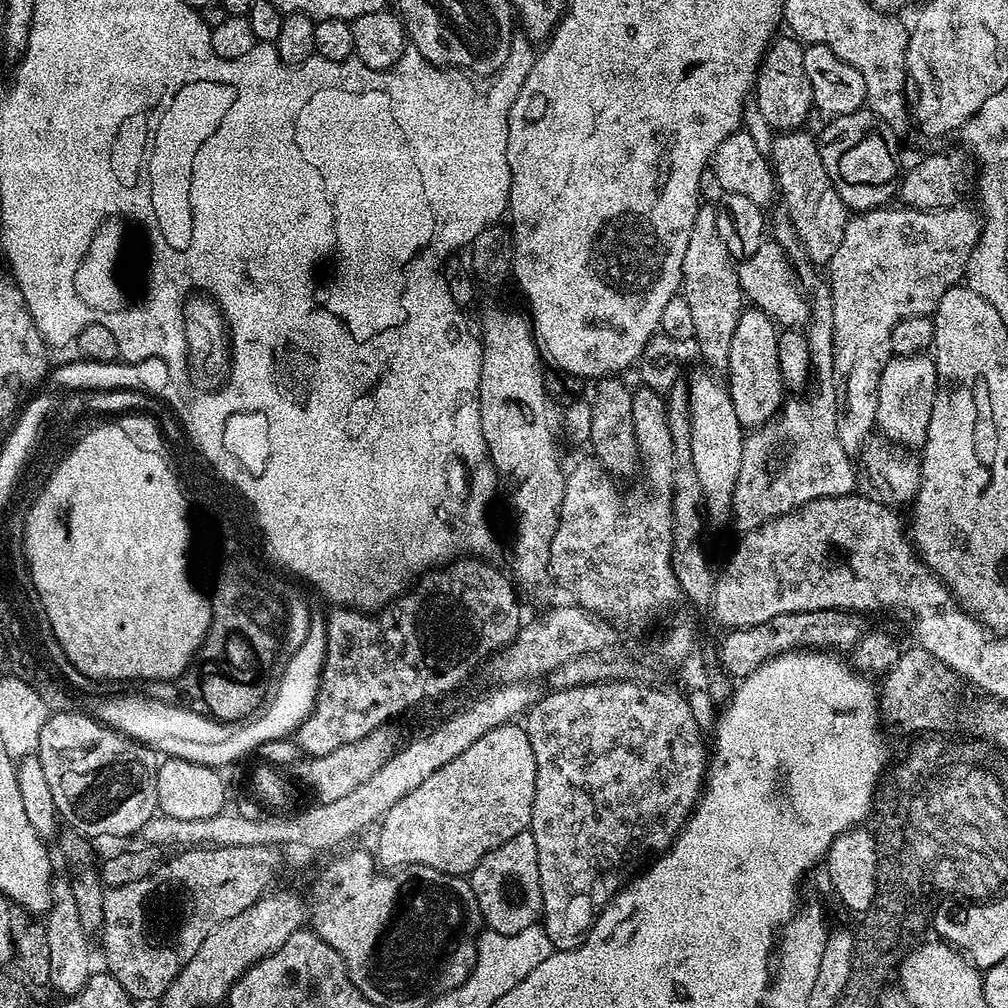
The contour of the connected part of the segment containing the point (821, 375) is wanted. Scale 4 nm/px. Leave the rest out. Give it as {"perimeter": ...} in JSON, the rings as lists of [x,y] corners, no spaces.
{"perimeter":[[[804,262],[799,265],[799,282],[807,299],[810,301],[806,335],[810,346],[810,358],[814,365],[814,388],[816,393],[805,400],[789,399],[780,411],[765,422],[761,428],[751,429],[745,435],[742,446],[742,470],[738,470],[738,482],[734,486],[732,495],[731,519],[736,520],[741,533],[746,533],[751,528],[762,526],[766,520],[775,520],[777,516],[784,516],[794,512],[815,500],[827,496],[847,496],[853,491],[856,484],[858,468],[852,465],[853,457],[844,449],[838,438],[838,377],[834,370],[834,302],[832,301],[832,286],[827,279],[824,280],[816,272],[811,263]]]}

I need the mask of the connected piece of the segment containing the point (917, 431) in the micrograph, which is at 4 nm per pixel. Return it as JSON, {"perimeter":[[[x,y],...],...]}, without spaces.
{"perimeter":[[[893,355],[886,370],[882,370],[882,382],[878,382],[876,428],[879,435],[902,448],[923,449],[926,430],[930,426],[930,414],[934,411],[937,386],[936,362],[931,355]]]}

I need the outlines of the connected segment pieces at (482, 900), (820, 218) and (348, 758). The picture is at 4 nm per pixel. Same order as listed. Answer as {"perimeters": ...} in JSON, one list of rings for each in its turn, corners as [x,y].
{"perimeters":[[[[525,830],[514,834],[514,838],[502,842],[502,846],[484,855],[472,869],[470,883],[483,923],[491,931],[509,936],[537,923],[541,919],[544,907],[542,886],[538,878],[538,846],[531,831]]],[[[781,131],[773,139],[770,162],[776,173],[779,193],[788,206],[786,215],[804,248],[804,256],[813,265],[821,266],[834,258],[834,250],[838,250],[844,228],[848,225],[850,210],[842,202],[834,182],[830,182],[830,174],[826,174],[817,137],[804,131]]],[[[385,726],[374,730],[366,738],[360,738],[358,742],[338,746],[338,750],[330,750],[321,756],[303,759],[295,765],[297,776],[295,779],[300,784],[301,782],[309,784],[319,803],[335,802],[338,798],[345,797],[356,786],[362,785],[362,782],[366,782],[368,778],[373,777],[374,772],[381,770],[383,764],[396,753],[397,749],[395,730],[392,726]]]]}

